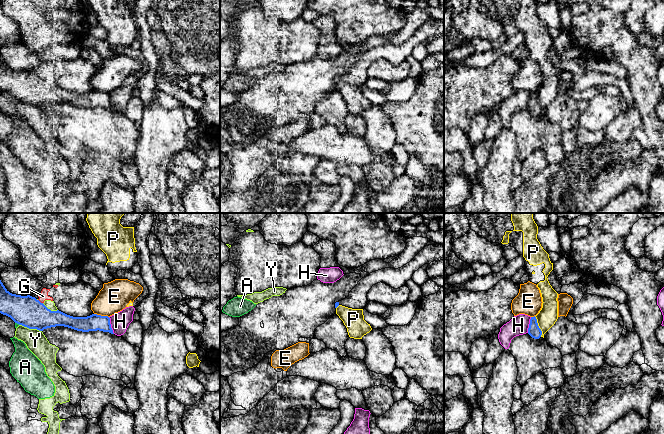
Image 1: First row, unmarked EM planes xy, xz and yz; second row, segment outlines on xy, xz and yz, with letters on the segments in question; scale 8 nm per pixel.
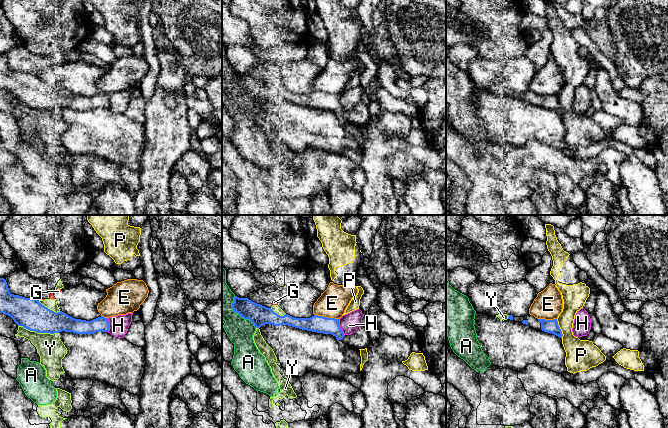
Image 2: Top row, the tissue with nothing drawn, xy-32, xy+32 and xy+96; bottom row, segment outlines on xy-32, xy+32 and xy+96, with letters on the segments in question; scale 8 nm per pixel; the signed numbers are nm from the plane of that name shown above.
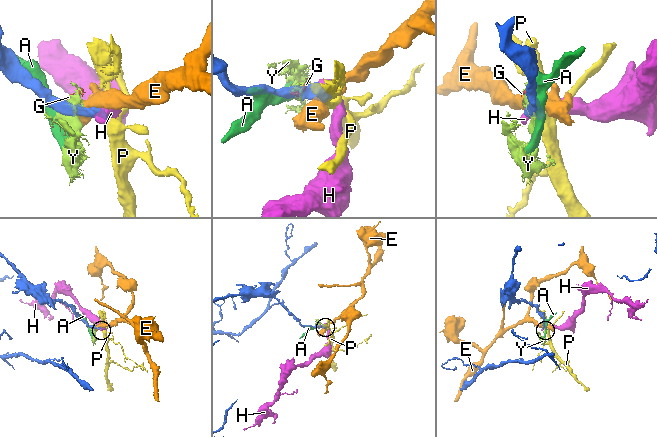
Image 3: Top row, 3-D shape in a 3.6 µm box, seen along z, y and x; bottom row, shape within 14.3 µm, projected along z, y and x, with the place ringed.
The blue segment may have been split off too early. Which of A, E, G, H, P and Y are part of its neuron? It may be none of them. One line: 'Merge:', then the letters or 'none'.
Merge: none

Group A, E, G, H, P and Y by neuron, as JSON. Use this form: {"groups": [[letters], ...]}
{"groups": [["A", "G", "Y"], ["E"], ["H"], ["P"]]}

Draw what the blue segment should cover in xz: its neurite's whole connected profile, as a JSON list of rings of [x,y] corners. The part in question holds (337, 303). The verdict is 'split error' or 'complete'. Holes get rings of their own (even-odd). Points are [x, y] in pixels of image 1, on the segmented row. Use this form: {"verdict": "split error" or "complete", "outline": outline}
{"verdict": "split error", "outline": [[[433,245],[425,246],[409,263],[401,268],[385,268],[370,273],[362,278],[358,284],[350,291],[349,296],[335,303],[335,308],[339,305],[352,308],[365,308],[368,299],[367,293],[373,285],[377,283],[385,283],[394,289],[398,289],[410,280],[415,271],[425,264],[430,264],[433,261],[444,260],[444,246]]]}

